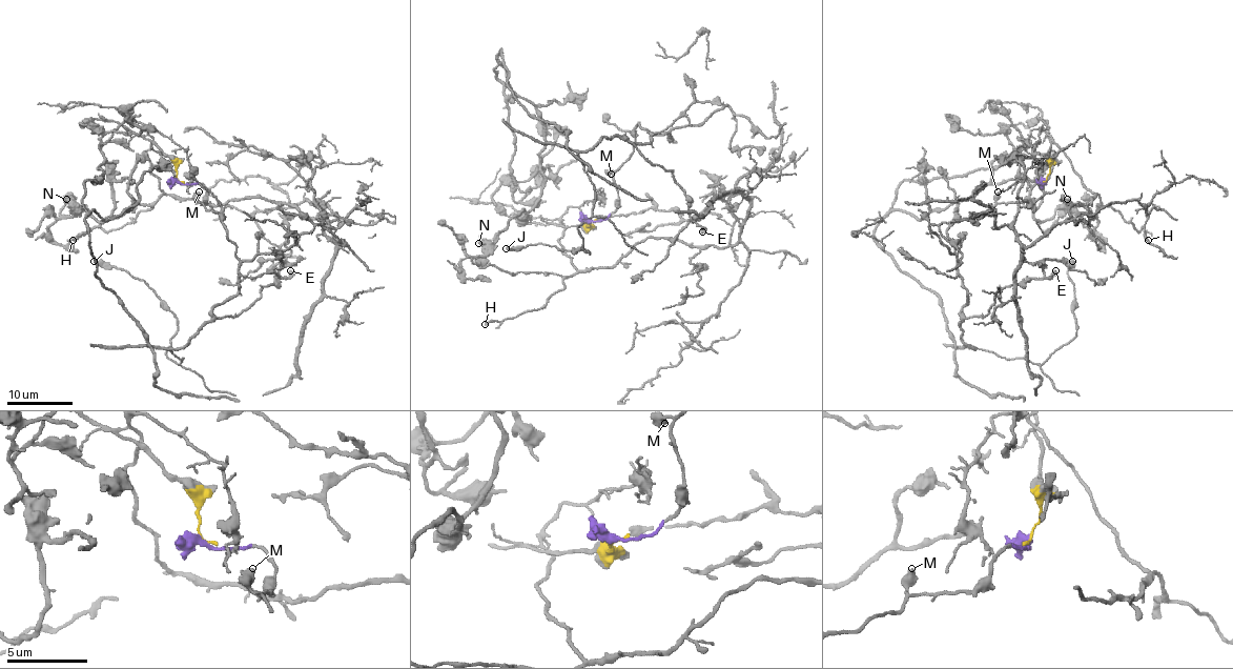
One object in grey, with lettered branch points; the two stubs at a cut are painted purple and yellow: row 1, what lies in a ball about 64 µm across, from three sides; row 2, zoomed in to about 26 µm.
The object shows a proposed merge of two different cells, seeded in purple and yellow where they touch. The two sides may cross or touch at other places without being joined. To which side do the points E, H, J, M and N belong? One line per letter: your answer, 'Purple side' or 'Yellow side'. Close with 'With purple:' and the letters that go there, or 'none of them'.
E: Purple side
H: Yellow side
J: Purple side
M: Purple side
N: Yellow side
With purple: E, J, M

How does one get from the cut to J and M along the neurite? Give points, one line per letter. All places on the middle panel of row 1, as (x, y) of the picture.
J: (591, 220), (619, 207), (613, 174), (639, 123), (651, 143), (578, 155), (595, 190), (588, 252), (506, 248)
M: (591, 220), (604, 220), (619, 207), (611, 174)

